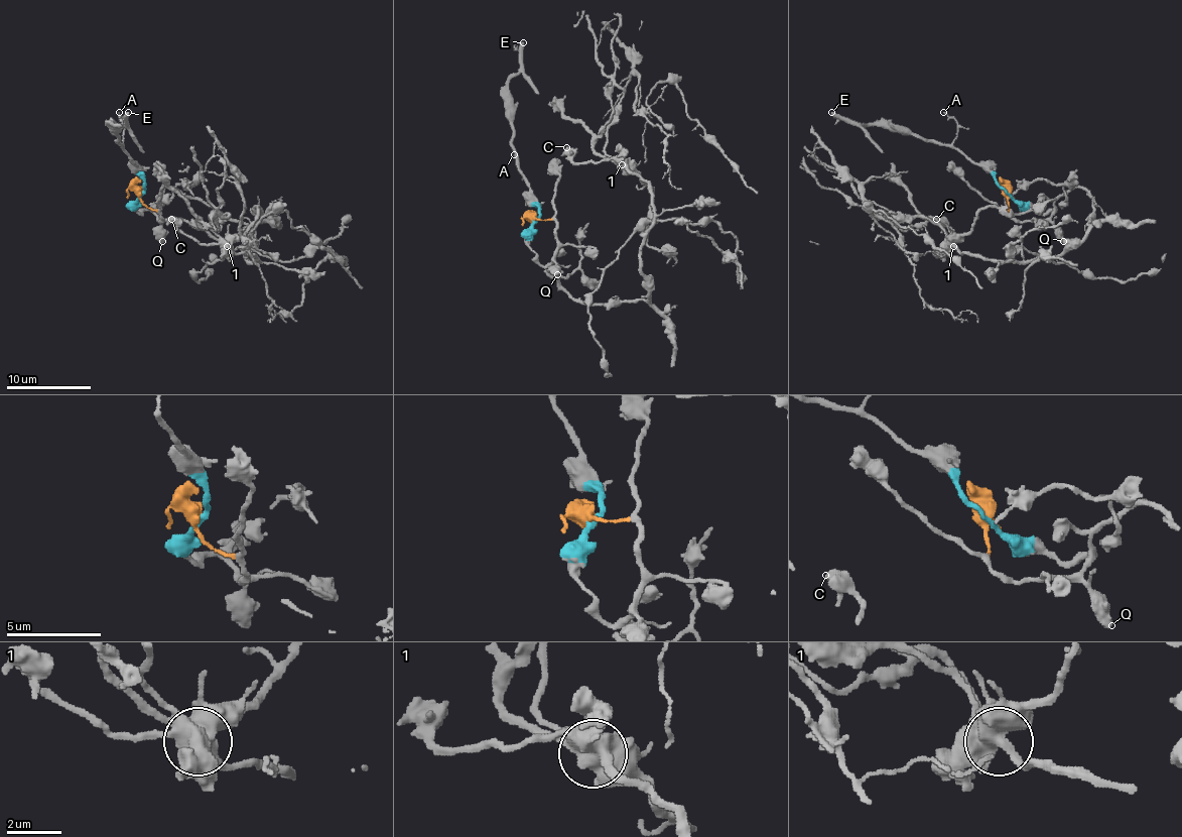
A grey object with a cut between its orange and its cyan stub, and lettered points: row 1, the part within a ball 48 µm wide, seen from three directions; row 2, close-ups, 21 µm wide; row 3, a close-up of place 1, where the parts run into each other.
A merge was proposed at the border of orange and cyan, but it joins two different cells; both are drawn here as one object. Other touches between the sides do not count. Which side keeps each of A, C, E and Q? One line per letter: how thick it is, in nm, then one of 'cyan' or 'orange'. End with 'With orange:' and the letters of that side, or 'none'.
A: 90 nm thick; cyan
C: 440 nm thick; orange
E: 360 nm thick; cyan
Q: 600 nm thick; orange
With orange: C, Q

